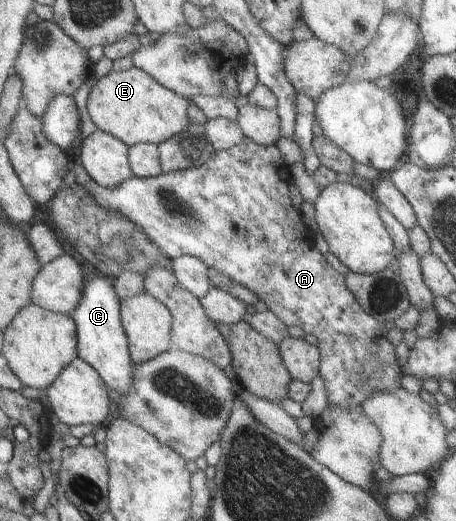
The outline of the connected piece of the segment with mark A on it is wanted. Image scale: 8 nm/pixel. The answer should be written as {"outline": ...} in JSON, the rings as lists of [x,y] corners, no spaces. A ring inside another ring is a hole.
{"outline":[[[242,138],[236,142],[232,147],[224,148],[221,150],[214,150],[212,155],[203,163],[197,166],[189,167],[188,169],[179,169],[171,172],[161,172],[158,175],[150,177],[136,177],[132,176],[130,179],[124,180],[117,186],[105,188],[98,185],[86,172],[85,169],[74,160],[70,159],[67,165],[76,176],[75,184],[80,184],[88,193],[93,197],[93,200],[99,205],[104,206],[106,209],[117,211],[123,216],[126,216],[137,228],[140,228],[144,235],[154,244],[161,252],[168,258],[172,259],[176,256],[192,256],[201,259],[209,269],[216,270],[223,273],[229,280],[243,285],[256,294],[258,300],[263,301],[266,307],[278,318],[283,321],[287,326],[298,325],[304,333],[311,333],[318,340],[315,345],[319,351],[319,364],[318,375],[324,380],[324,387],[327,393],[327,405],[335,406],[348,406],[354,408],[361,406],[368,395],[384,391],[384,389],[396,389],[400,387],[400,365],[396,363],[396,355],[394,355],[394,345],[391,345],[388,337],[386,338],[386,329],[384,322],[378,321],[376,317],[365,313],[356,303],[356,299],[346,289],[344,285],[344,278],[341,273],[334,270],[326,263],[320,251],[316,249],[313,242],[310,242],[310,233],[306,231],[306,226],[301,221],[299,211],[295,210],[289,202],[287,202],[286,189],[290,183],[289,168],[284,165],[278,148],[274,144],[260,145],[250,141],[248,138]]]}

